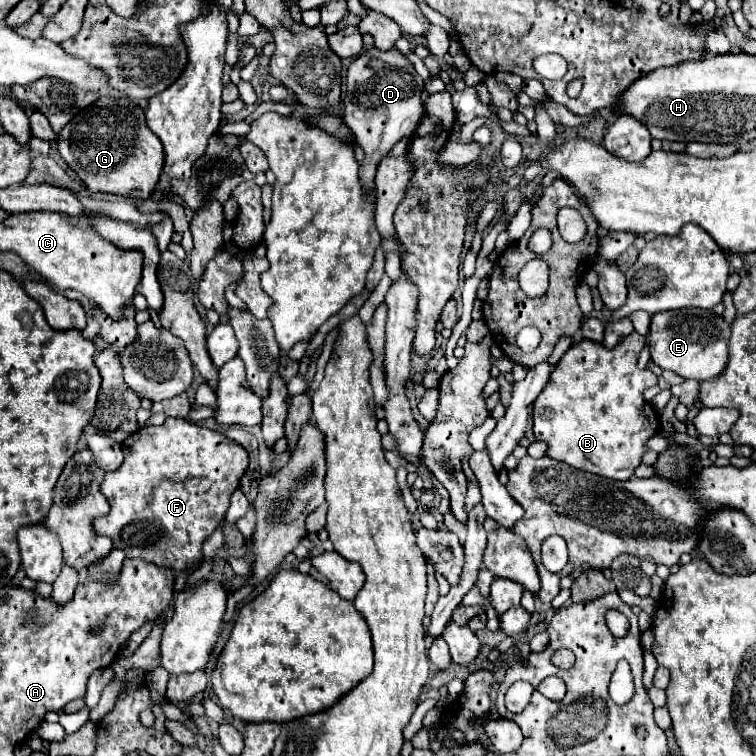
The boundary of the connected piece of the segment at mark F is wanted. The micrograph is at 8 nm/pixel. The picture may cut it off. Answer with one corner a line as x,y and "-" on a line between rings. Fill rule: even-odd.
167,418
161,426
141,428
123,440
123,446
127,446
123,450
125,462
117,470
107,472
101,484
101,492
109,500
111,512
93,522
95,532
109,536
113,544
127,554
127,558
143,558
159,566
169,566
173,572
197,568
203,542
225,518
229,496
239,488
239,480
249,466
245,448
229,440
225,434
183,418

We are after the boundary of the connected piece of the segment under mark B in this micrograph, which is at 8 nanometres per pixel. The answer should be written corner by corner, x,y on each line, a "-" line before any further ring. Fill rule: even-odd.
633,332
615,350
581,340
565,352
533,404
533,432
547,442
549,458
611,480
629,480
635,474
647,440
659,430
659,414
643,398
643,390
655,386
657,376
637,368
643,346
645,336

